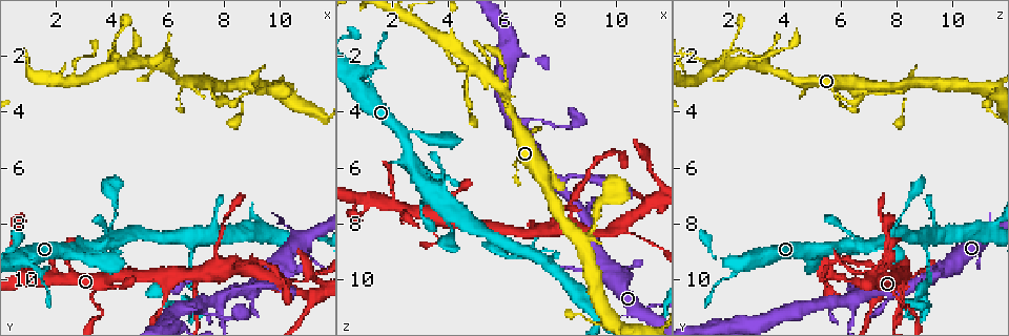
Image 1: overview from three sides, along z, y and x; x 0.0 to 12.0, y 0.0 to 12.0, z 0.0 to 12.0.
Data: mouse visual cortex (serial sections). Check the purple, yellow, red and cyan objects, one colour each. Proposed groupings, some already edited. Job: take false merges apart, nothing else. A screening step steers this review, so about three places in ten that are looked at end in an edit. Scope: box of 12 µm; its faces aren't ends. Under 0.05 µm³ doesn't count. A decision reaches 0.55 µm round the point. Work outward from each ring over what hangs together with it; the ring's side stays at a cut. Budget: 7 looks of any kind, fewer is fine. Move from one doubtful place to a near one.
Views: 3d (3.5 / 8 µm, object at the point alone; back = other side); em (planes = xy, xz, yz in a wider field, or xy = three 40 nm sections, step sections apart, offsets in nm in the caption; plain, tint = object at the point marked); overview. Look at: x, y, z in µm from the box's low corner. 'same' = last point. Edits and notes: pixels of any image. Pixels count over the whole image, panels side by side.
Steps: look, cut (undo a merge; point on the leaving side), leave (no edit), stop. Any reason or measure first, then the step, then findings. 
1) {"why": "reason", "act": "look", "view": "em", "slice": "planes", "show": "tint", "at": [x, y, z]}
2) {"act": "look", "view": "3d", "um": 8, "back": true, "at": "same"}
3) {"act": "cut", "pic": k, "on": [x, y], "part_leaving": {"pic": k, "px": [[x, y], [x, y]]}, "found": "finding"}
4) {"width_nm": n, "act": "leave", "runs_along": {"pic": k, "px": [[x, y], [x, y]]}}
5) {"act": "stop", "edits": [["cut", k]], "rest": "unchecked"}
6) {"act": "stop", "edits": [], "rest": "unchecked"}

{"why": "arms part here", "act": "look", "view": "3d", "um": 8, "at": [8.3, 9.6, 7.9]}

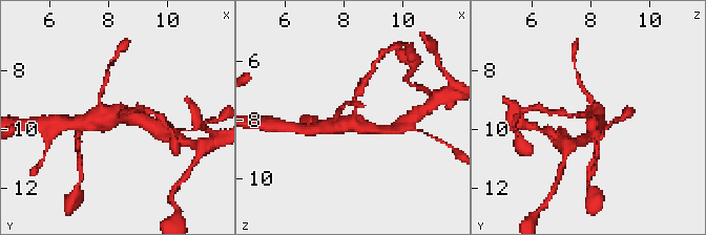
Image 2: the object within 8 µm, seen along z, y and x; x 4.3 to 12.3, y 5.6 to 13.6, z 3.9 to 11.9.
{"why": "closer look", "act": "look", "view": "3d", "um": 3.5, "at": [8.4, 9.5, 7.9]}

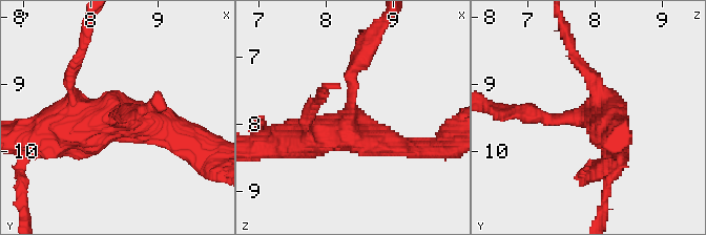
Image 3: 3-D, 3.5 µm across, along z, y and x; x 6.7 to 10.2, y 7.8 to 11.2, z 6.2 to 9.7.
{"arms": 3, "arm_widths_nm": [150, 350, 600], "why": "need the tissue", "act": "look", "view": "em", "slice": "xy", "step": 1, "show": "tint", "at": [8.35, 9.55, 7.85]}

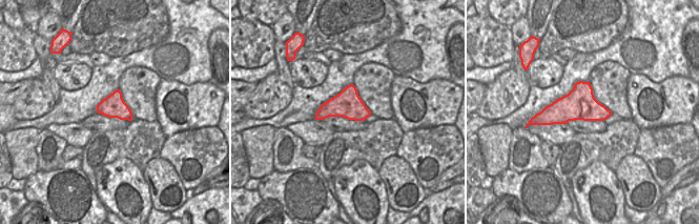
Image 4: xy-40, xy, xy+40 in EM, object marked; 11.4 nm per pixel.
{"act": "leave", "found": "continuous, no second cell"}

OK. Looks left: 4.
{"why": "three arms meet", "act": "look", "view": "3d", "um": 3.5, "at": [10.0, 10.2, 8.2]}

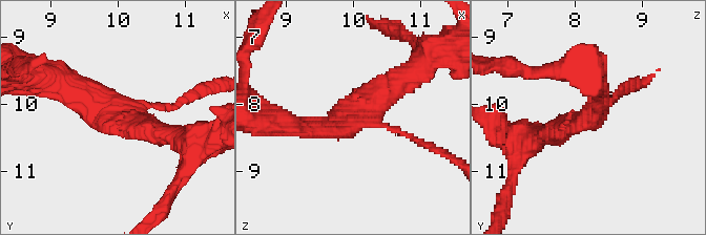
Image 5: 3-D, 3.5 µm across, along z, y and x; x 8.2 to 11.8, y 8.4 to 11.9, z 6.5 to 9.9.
{"arms": 3, "arm_widths_nm": [100, 300, 350], "why": "need the tissue", "act": "look", "view": "em", "slice": "xy", "step": 5, "show": "tint", "at": [10.05, 10.20, 8.20]}

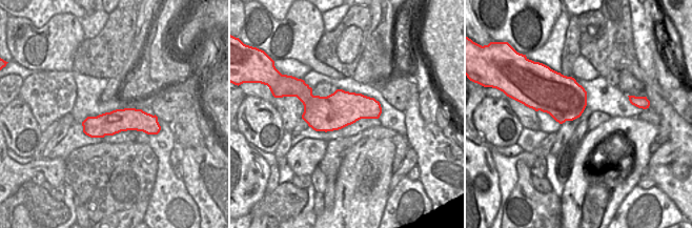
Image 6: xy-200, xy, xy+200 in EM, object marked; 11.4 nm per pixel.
{"act": "leave", "runs_along": {"pic": 6, "px": [[154, 121], [116, 121], [85, 129]]}, "found": "all the same cell"}

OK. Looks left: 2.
{"why": "thick turns thin", "act": "look", "view": "3d", "um": 3.5, "back": true, "at": [11.3, 9.4, 11.0]}

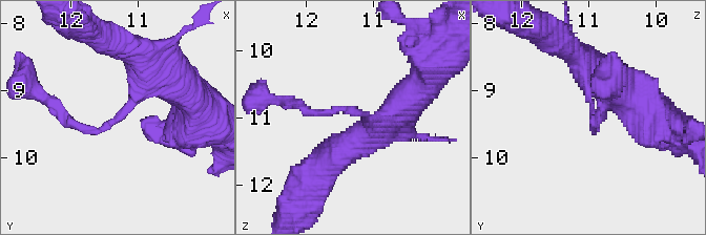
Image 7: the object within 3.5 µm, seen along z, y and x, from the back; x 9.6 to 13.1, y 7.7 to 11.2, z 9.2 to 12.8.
{"arm_widths_nm": [150, 400], "act": "look", "view": "em", "slice": "xy", "step": 5, "show": "tint", "at": [11.30, 9.40, 10.95]}

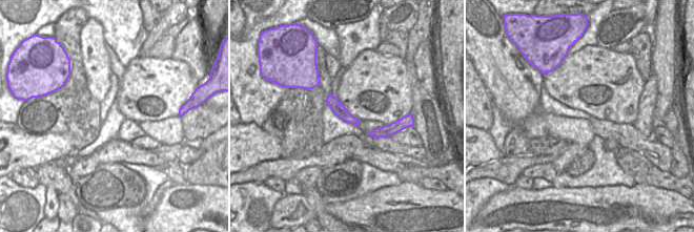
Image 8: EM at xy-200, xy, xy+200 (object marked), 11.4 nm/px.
{"width_nm": 150, "act": "leave", "runs_along": {"pic": 7, "px": [[179, 81], [152, 81], [101, 129], [71, 120]]}, "found": "all the same cell"}

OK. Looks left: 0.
{"act": "stop", "edits": [], "rest": "unchecked"}

